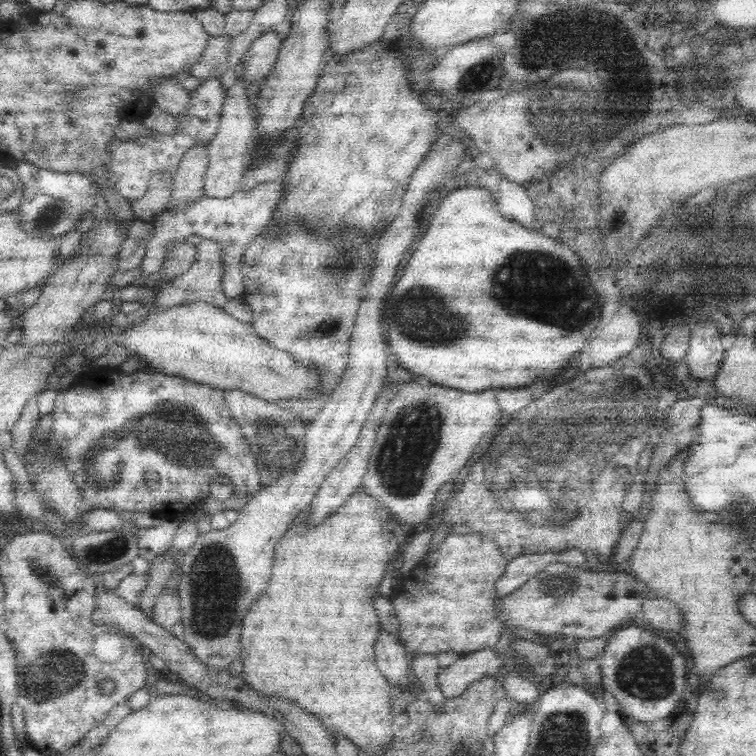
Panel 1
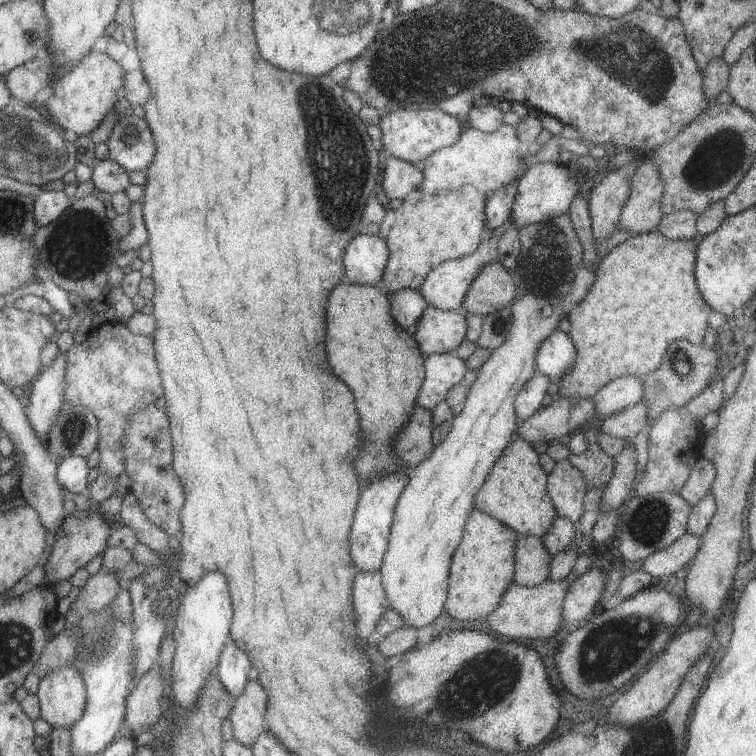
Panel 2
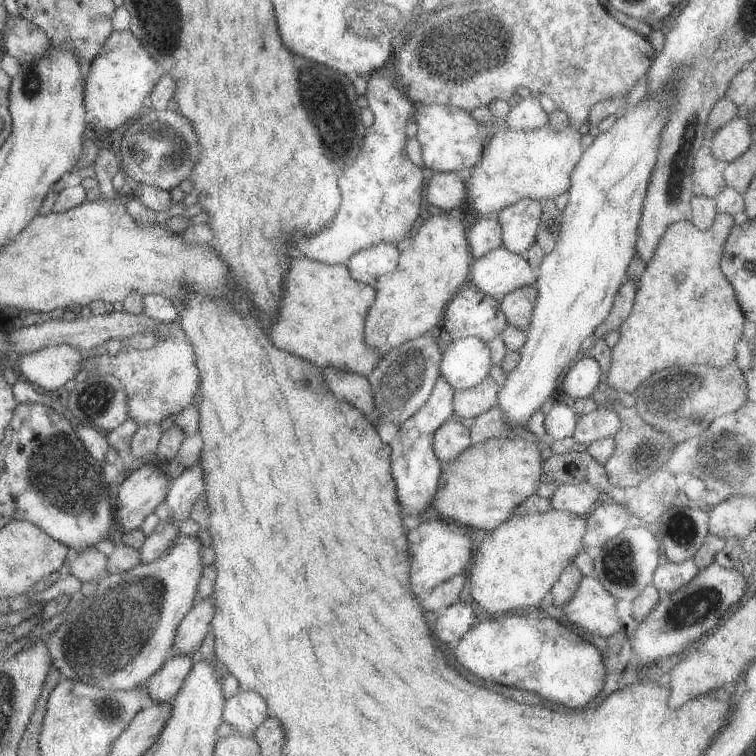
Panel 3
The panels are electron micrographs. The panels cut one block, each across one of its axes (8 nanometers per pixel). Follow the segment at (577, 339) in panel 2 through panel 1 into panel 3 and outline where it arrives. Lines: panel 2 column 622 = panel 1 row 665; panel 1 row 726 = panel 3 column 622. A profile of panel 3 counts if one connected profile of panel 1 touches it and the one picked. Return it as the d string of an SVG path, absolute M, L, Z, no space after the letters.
M717 214L715 222L707 230L699 230L691 222L677 222L665 230L651 262L639 276L633 310L617 328L619 340L611 348L611 368L607 372L607 384L615 392L635 394L637 388L649 380L649 376L665 370L667 366L707 364L711 368L725 368L735 360L735 344L741 338L741 326L745 320L729 282L719 272L723 246L733 226L731 214Z

